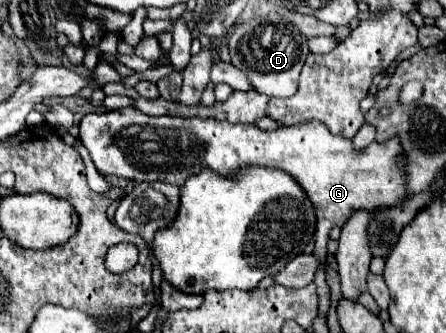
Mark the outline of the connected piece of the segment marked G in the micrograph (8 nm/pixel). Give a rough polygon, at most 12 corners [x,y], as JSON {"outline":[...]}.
{"outline":[[83,116],[95,168],[181,186],[211,168],[287,172],[313,202],[315,286],[329,230],[405,198],[401,144],[321,122]]}

